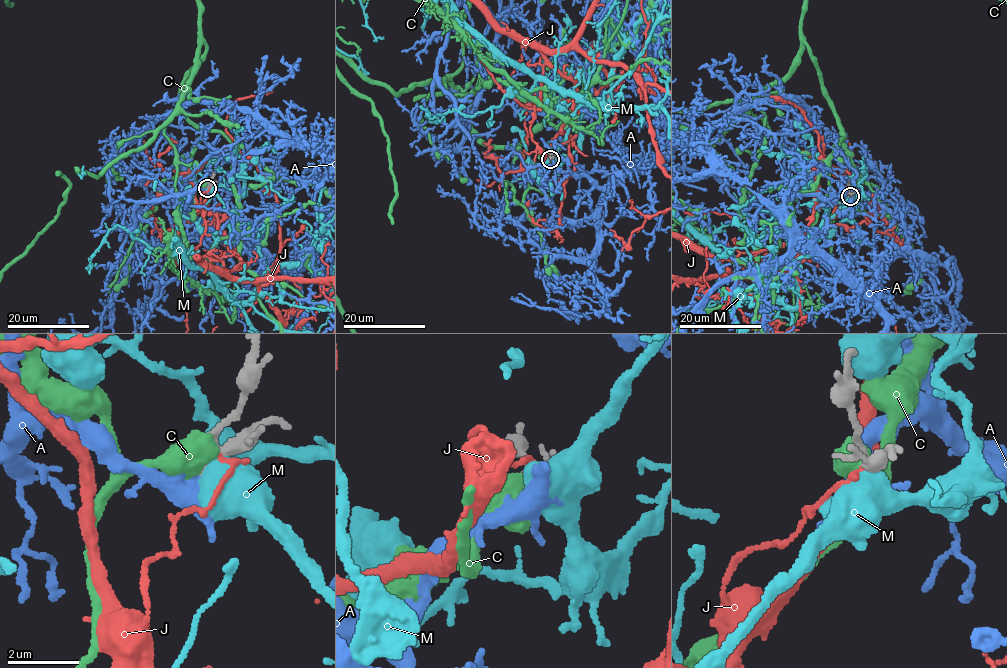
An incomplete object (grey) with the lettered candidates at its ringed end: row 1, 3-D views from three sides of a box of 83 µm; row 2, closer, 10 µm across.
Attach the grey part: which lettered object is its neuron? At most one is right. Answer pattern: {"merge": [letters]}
{"merge": ["A"]}

